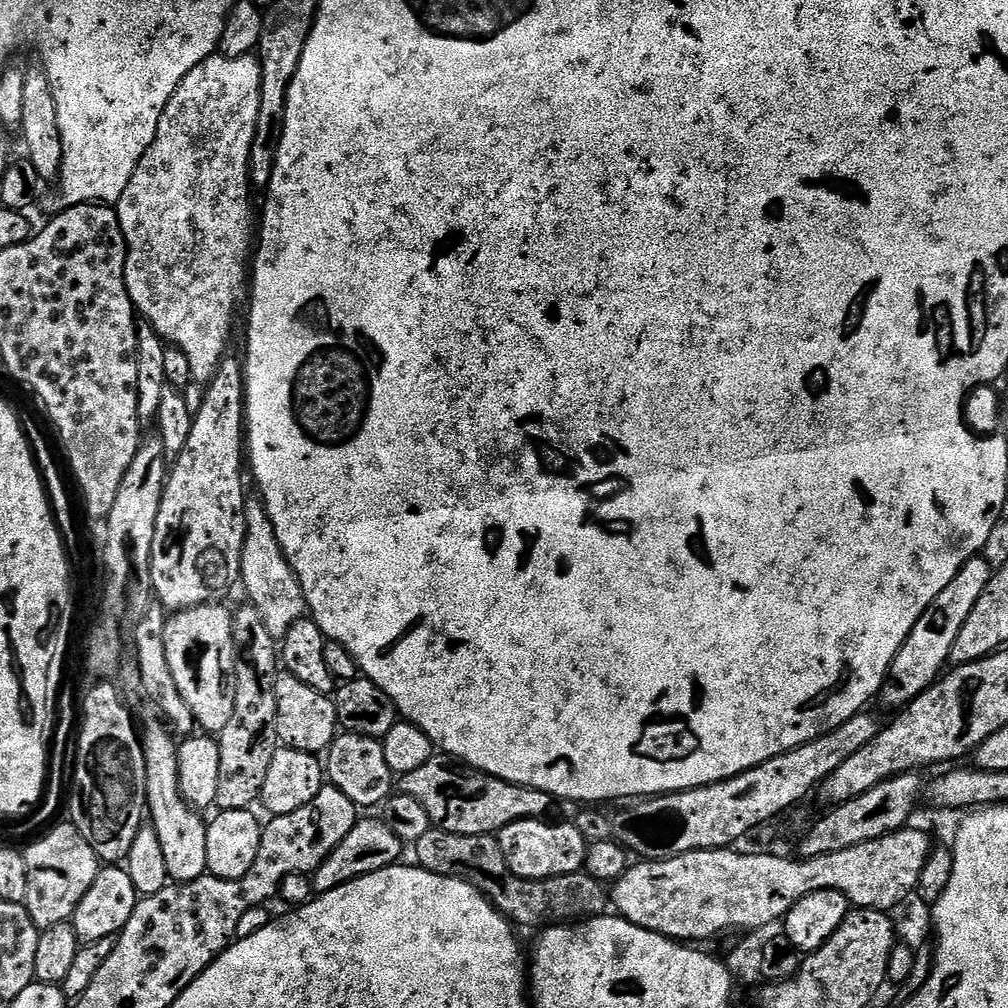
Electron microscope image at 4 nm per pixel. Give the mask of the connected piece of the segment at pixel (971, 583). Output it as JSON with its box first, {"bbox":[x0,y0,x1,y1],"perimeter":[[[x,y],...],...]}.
{"bbox":[882,555,993,710],"perimeter":[[[978,555],[970,562],[966,562],[966,566],[962,566],[962,570],[954,574],[954,582],[950,582],[950,586],[946,586],[946,590],[942,590],[942,594],[938,594],[934,602],[930,602],[922,618],[918,618],[914,630],[910,630],[906,642],[898,650],[892,663],[890,673],[892,681],[885,683],[882,689],[882,700],[884,696],[885,702],[892,707],[892,710],[915,700],[931,684],[935,684],[945,671],[950,661],[950,650],[954,650],[954,638],[958,638],[958,630],[962,630],[962,622],[970,618],[970,610],[974,610],[974,602],[978,602],[982,590],[986,590],[992,577],[993,565],[988,565],[984,559],[983,555]]]}

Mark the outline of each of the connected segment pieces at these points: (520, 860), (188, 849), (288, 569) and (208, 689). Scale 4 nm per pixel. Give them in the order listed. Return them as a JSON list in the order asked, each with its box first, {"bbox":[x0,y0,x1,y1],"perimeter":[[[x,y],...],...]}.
[{"bbox":[499,818,589,880],"perimeter":[[[544,818],[519,820],[510,822],[510,826],[499,832],[502,858],[506,858],[506,866],[510,866],[510,870],[518,874],[518,878],[545,880],[555,876],[573,876],[583,869],[589,843],[582,838],[575,823],[547,824],[548,822]]]},{"bbox":[142,720,208,884],"perimeter":[[[152,720],[142,728],[142,743],[146,758],[146,816],[157,831],[159,845],[166,862],[169,881],[185,884],[197,880],[208,872],[206,862],[206,834],[208,825],[205,817],[191,804],[184,801],[178,782],[178,740],[167,723]]]},{"bbox":[239,498,307,642],"perimeter":[[[259,498],[245,499],[244,513],[246,514],[246,538],[242,546],[239,583],[246,590],[247,601],[261,615],[270,636],[280,642],[287,636],[292,625],[305,617],[307,613],[305,594],[296,577],[296,571],[290,566],[278,542],[278,534],[274,534],[274,526],[264,508],[264,501]]]},{"bbox":[166,602,236,734],"perimeter":[[[220,602],[172,612],[166,622],[166,662],[170,662],[178,694],[182,694],[186,706],[190,706],[190,714],[194,714],[197,725],[205,733],[219,734],[226,722],[230,722],[236,701],[232,612]]]}]

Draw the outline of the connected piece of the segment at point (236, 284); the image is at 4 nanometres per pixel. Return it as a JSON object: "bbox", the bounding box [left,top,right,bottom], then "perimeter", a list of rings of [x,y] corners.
{"bbox":[114,54,262,386],"perimeter":[[[213,54],[206,57],[174,90],[170,102],[164,108],[162,118],[158,122],[158,134],[154,134],[154,142],[146,154],[142,154],[142,162],[134,170],[134,178],[130,178],[130,186],[122,190],[122,198],[114,205],[124,241],[128,247],[126,258],[126,290],[132,299],[132,307],[150,327],[161,337],[165,345],[182,350],[190,362],[190,374],[193,381],[200,386],[207,385],[212,375],[218,370],[218,366],[224,361],[229,351],[228,339],[232,336],[232,323],[236,320],[236,307],[240,299],[245,299],[250,288],[250,257],[254,252],[254,237],[258,232],[258,208],[252,205],[254,189],[252,180],[248,177],[250,166],[250,146],[254,142],[254,130],[258,126],[258,106],[260,105],[260,87],[262,86],[262,74],[260,73],[260,61],[255,55],[230,58]]]}

